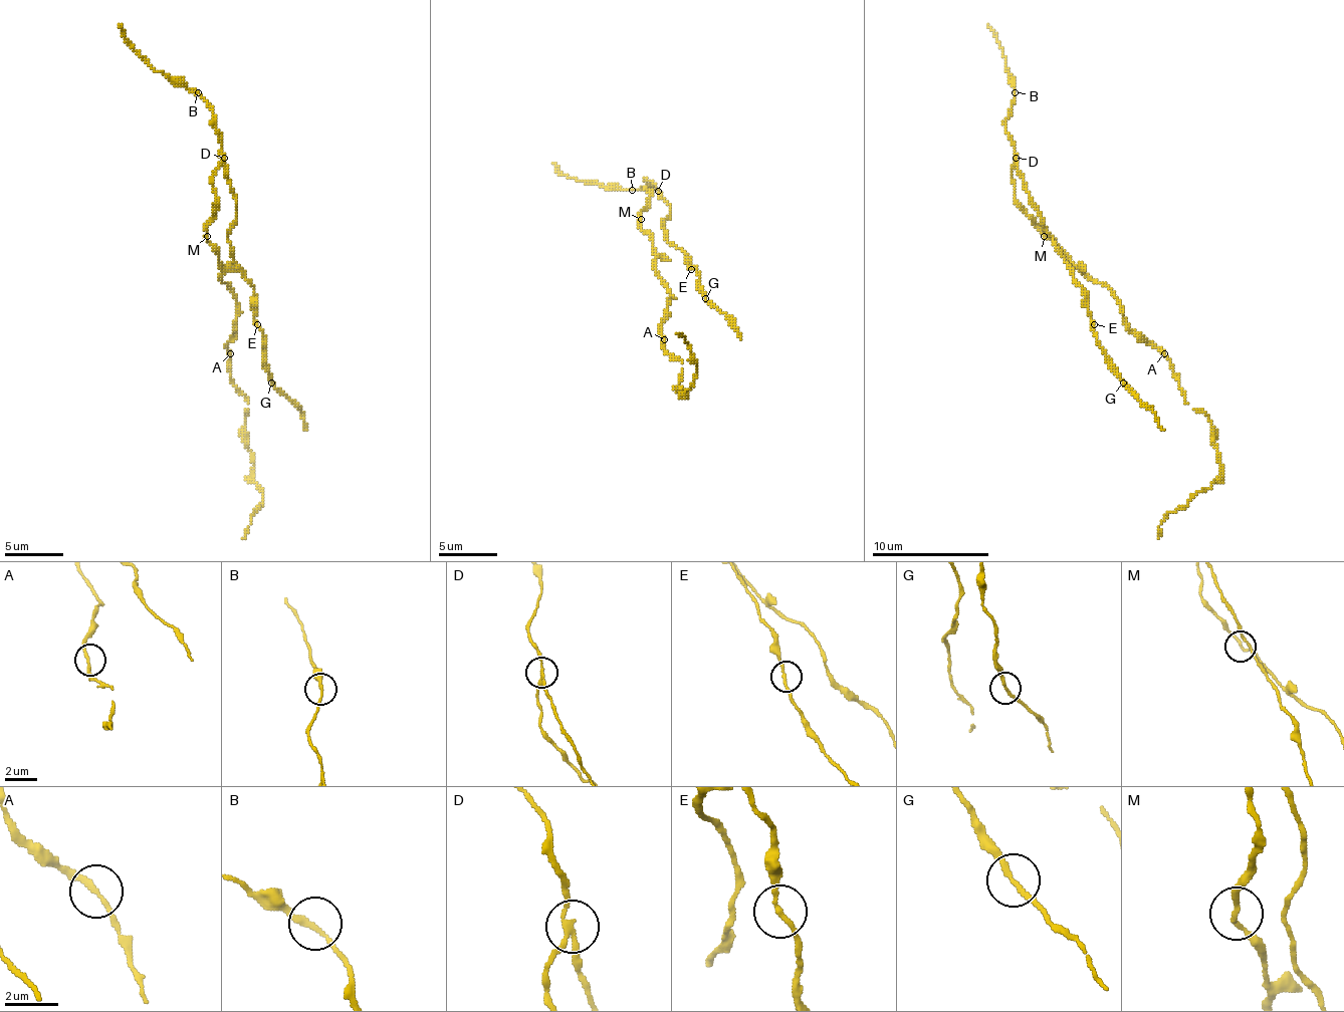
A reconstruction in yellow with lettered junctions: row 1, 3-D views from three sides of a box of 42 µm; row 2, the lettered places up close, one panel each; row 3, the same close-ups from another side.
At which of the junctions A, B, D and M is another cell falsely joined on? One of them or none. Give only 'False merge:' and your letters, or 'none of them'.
False merge: D

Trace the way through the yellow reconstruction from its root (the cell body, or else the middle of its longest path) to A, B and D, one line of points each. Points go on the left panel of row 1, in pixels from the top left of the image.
A: (207, 236), (222, 265), (222, 280), (236, 300), (236, 327), (227, 341), (230, 353)
B: (207, 236), (207, 221), (216, 204), (213, 172), (222, 160), (222, 136), (216, 131), (210, 103), (198, 92)
D: (207, 236), (207, 221), (213, 215), (216, 204), (213, 172), (224, 157)

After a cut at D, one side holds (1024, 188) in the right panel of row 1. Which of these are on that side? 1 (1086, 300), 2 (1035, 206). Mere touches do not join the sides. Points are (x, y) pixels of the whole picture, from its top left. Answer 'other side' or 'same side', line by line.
1: same side
2: same side

